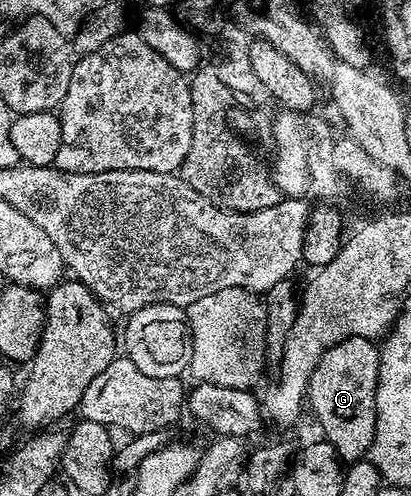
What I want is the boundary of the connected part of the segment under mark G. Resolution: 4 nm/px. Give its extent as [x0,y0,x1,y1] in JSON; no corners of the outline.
[307,337,380,464]

